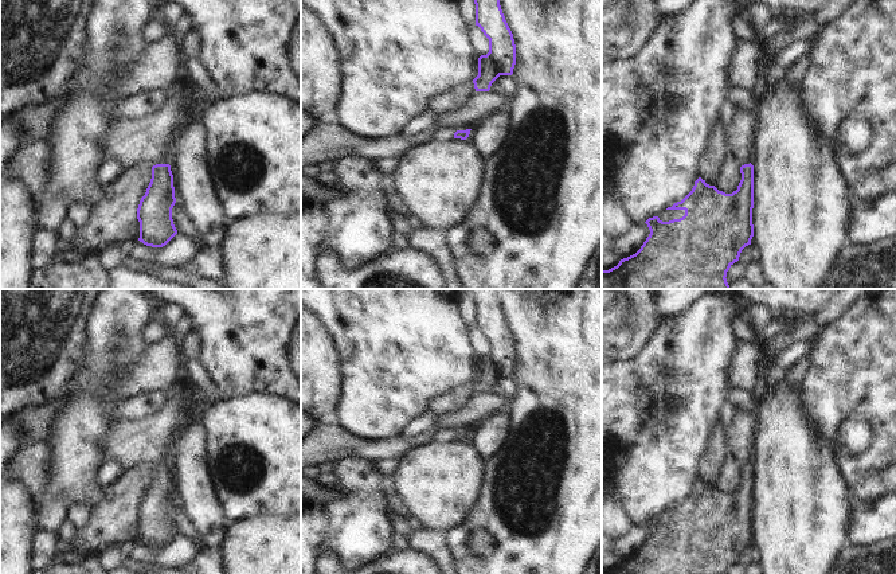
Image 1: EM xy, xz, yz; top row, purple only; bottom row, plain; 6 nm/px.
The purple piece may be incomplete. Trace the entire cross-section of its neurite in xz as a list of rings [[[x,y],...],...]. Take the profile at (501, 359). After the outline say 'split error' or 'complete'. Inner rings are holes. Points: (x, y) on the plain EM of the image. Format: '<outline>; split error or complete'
[[[472,289],[476,305],[476,327],[489,340],[489,354],[478,359],[476,393],[489,393],[500,376],[512,376],[516,366],[513,335],[502,315],[494,289]]]; complete

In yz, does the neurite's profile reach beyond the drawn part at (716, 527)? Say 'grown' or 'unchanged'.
unchanged

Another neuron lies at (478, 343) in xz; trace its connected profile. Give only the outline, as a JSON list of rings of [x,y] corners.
[[[478,327],[467,329],[467,341],[472,351],[478,356],[486,356],[489,354],[489,340],[484,336]]]

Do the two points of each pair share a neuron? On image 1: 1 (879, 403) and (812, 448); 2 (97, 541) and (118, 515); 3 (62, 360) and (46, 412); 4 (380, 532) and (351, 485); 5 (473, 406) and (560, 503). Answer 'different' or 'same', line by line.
1: different
2: same
3: different
4: same
5: different

